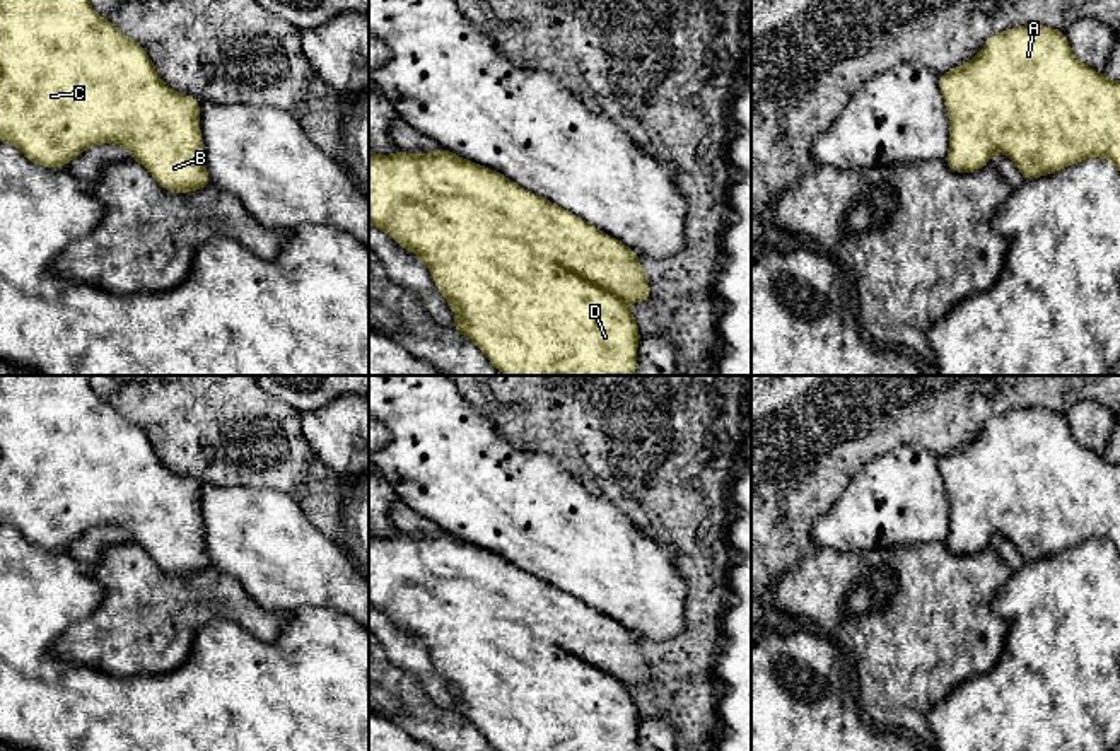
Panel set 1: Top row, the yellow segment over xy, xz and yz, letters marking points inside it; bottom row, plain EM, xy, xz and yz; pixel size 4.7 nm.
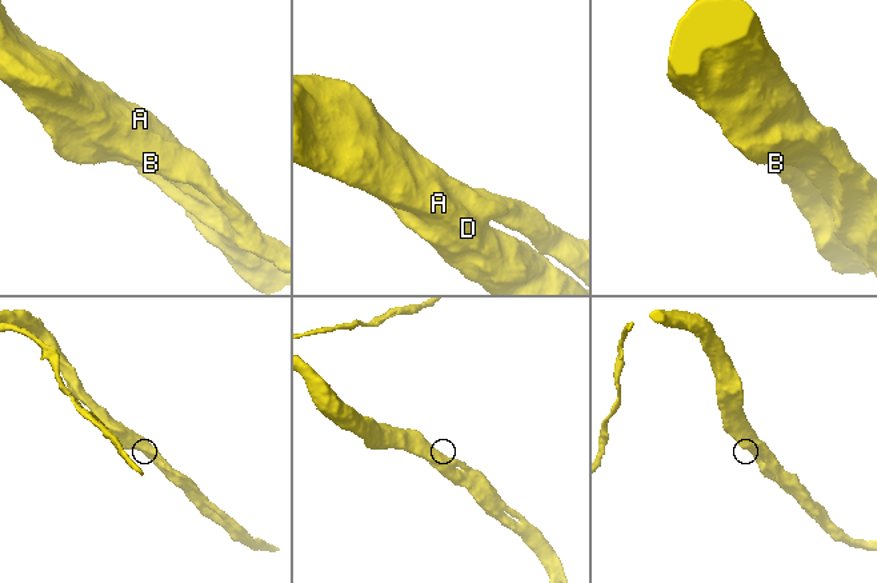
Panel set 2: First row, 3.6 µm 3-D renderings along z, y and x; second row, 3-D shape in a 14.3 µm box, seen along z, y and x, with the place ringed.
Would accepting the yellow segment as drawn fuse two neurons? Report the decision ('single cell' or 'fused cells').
single cell

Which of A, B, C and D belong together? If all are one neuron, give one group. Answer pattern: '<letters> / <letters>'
A B C D

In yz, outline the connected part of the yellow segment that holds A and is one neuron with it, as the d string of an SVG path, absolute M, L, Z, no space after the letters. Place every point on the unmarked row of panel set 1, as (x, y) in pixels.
M1041 406L1019 408L999 415L987 422L980 435L970 444L939 457L939 471L949 498L949 534L944 541L946 548L956 555L977 555L990 544L990 539L999 533L1006 536L1016 550L1021 553L1024 562L1035 562L1045 556L1060 553L1062 550L1077 546L1089 539L1103 539L1111 543L1120 555L1120 464L1106 461L1103 456L1082 447L1072 435L1065 415L1047 410Z

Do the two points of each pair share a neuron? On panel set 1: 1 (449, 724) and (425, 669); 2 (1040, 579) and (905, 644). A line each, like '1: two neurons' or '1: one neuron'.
1: two neurons
2: two neurons

